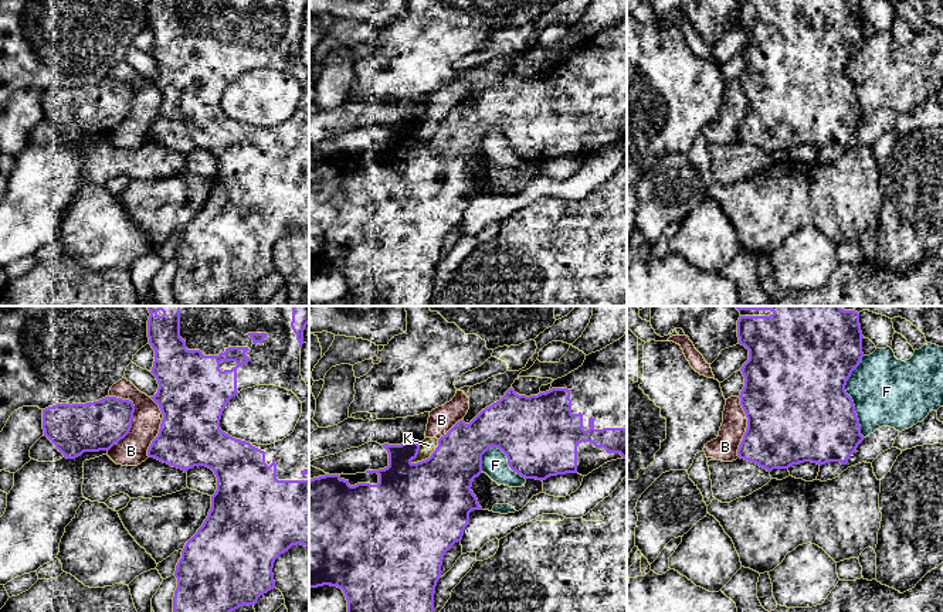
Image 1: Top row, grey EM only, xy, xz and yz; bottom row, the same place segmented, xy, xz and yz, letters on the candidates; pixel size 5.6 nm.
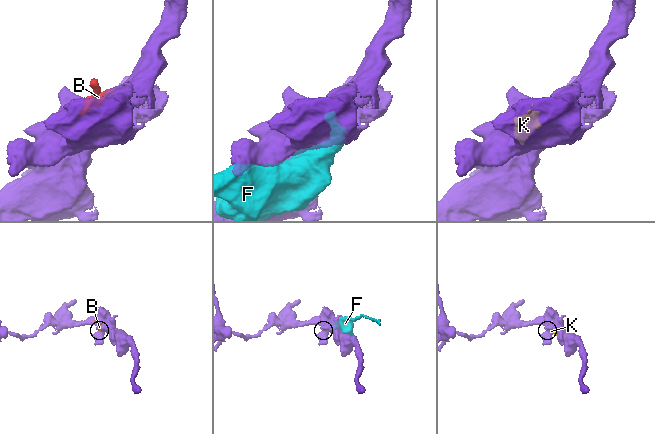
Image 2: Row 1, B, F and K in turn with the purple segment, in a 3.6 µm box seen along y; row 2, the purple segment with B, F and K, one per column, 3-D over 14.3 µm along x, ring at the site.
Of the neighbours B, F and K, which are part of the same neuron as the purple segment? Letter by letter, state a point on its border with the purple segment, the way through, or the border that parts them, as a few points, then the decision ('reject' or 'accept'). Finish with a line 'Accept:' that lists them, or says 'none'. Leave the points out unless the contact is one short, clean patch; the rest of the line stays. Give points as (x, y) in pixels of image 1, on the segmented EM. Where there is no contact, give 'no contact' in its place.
B: meets purple in xy at (131, 425); reject
F: meets purple in yz at (850, 397); reject
K: meets purple in xz at (428, 458); reject
Accept: none

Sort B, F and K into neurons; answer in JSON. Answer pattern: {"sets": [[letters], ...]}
{"sets": [["B", "K"], ["F"]]}

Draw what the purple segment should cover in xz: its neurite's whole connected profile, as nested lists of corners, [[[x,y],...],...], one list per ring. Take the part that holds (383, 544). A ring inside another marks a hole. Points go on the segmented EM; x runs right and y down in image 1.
[[[627,332],[606,348],[586,356],[581,367],[557,378],[546,392],[537,395],[519,395],[509,388],[505,395],[492,405],[482,409],[469,424],[458,421],[444,436],[438,439],[438,446],[425,460],[413,463],[420,450],[420,443],[404,442],[401,445],[381,445],[389,453],[389,466],[379,470],[366,470],[356,475],[325,475],[309,479],[309,588],[323,585],[337,586],[347,601],[347,612],[434,612],[434,594],[441,577],[444,555],[452,545],[462,540],[464,530],[469,523],[472,510],[482,510],[476,496],[471,490],[472,482],[482,473],[482,455],[491,449],[501,449],[509,468],[525,479],[546,480],[550,476],[579,473],[587,476],[607,462],[627,458]]]

